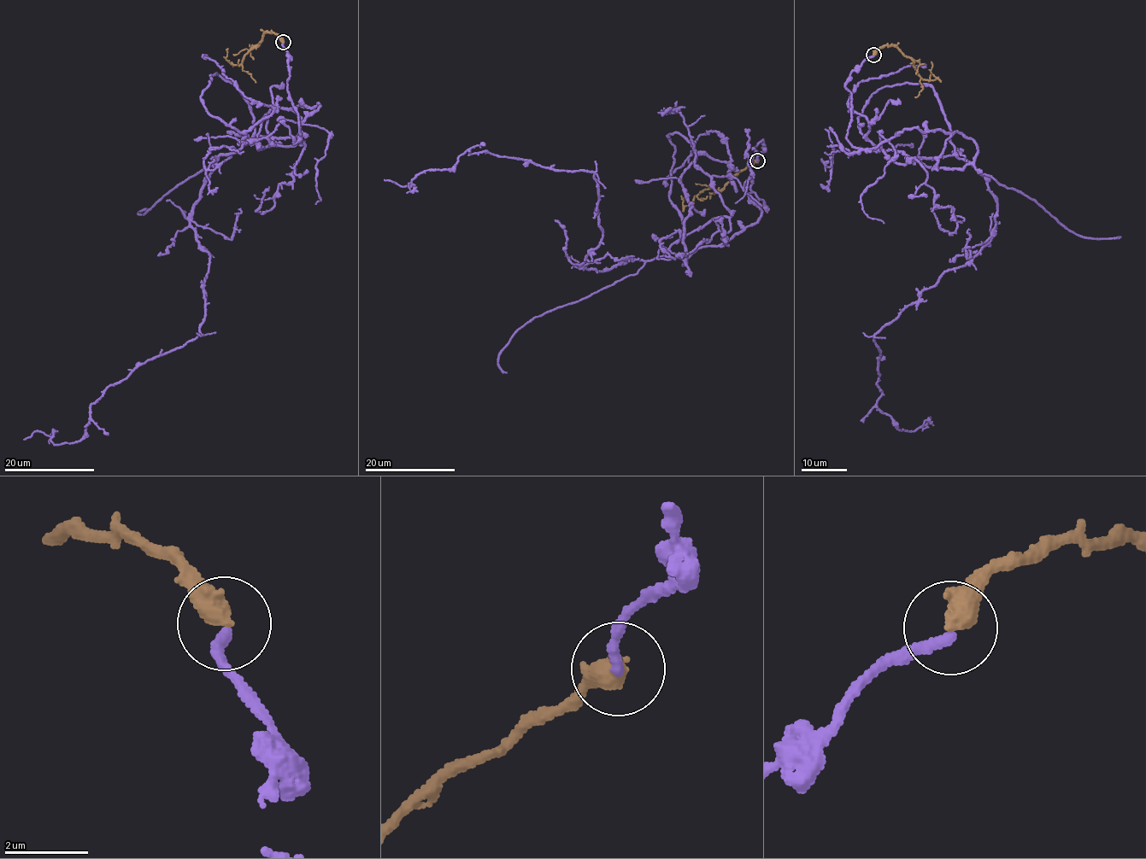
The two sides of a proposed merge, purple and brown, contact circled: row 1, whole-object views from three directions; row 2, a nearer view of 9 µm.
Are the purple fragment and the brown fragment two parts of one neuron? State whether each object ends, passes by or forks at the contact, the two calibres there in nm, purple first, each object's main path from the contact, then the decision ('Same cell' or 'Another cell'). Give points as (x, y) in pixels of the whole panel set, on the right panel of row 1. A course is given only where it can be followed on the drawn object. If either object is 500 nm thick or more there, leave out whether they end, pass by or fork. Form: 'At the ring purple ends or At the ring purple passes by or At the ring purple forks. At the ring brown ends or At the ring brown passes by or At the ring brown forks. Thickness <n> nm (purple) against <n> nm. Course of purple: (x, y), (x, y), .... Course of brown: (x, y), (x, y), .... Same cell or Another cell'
Thickness 260 nm (purple) against 550 nm. Course of purple: (873, 55), (846, 139), (964, 159), (997, 208), (990, 241), (873, 336), (877, 407), (928, 424). Course of brown: (873, 55), (882, 46), (893, 45), (912, 60), (915, 70), (928, 80), (936, 78), (931, 72), (931, 61). Another cell

